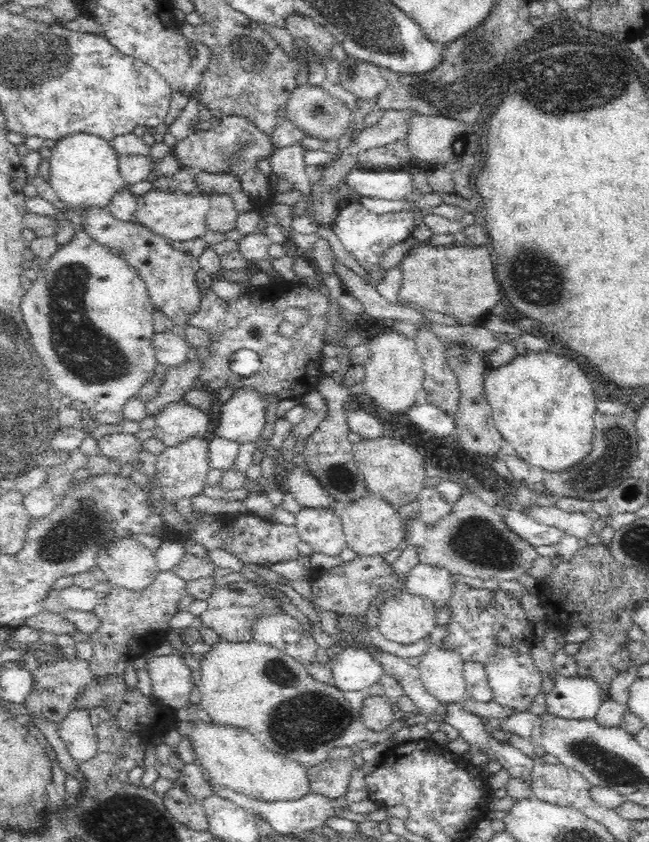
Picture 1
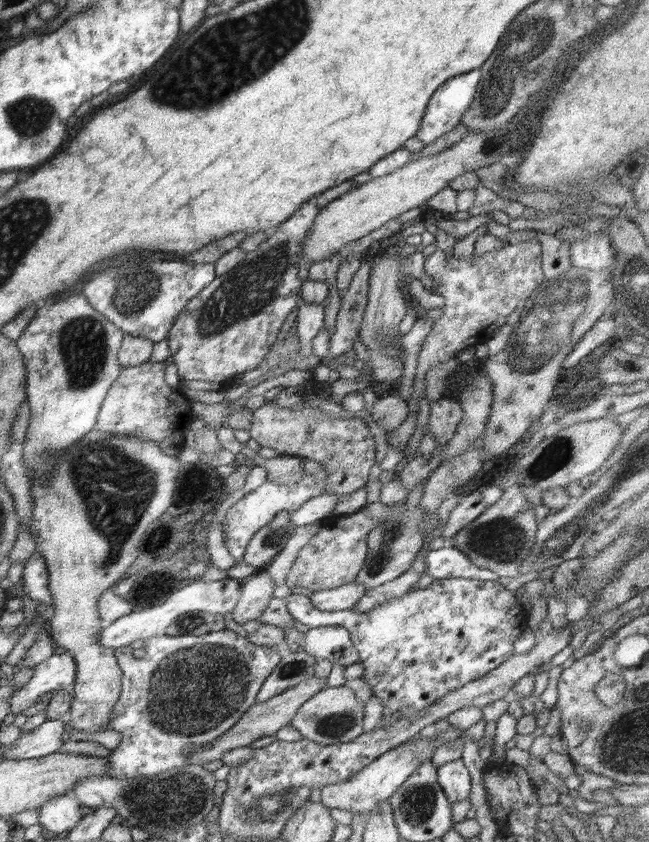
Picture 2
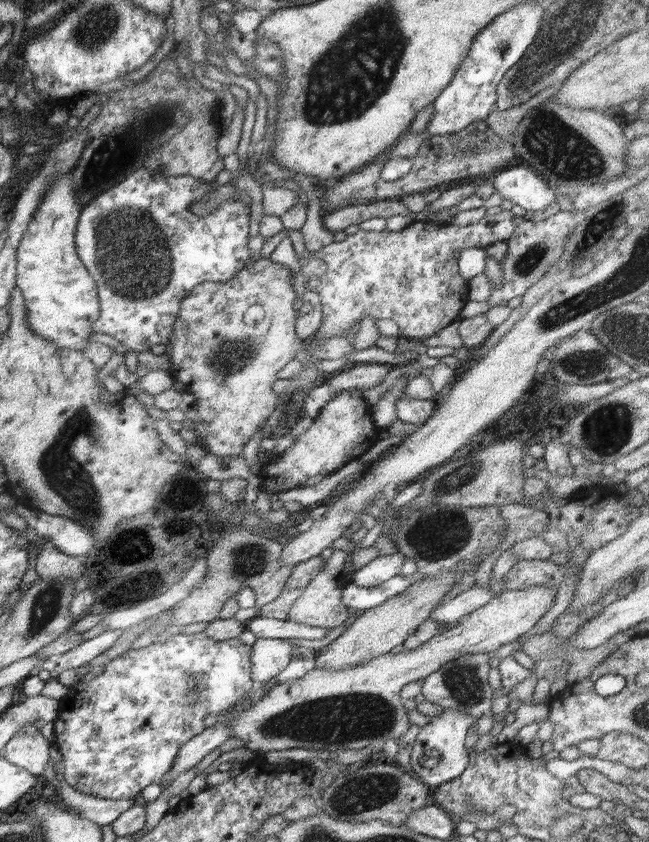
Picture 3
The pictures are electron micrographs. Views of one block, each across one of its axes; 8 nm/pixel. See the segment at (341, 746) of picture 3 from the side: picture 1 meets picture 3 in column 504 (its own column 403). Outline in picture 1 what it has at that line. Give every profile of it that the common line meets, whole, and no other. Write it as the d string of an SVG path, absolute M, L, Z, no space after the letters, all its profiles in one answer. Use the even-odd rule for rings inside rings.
M406 590L384 601L379 612L376 628L386 640L402 645L416 644L437 628L435 604Z

